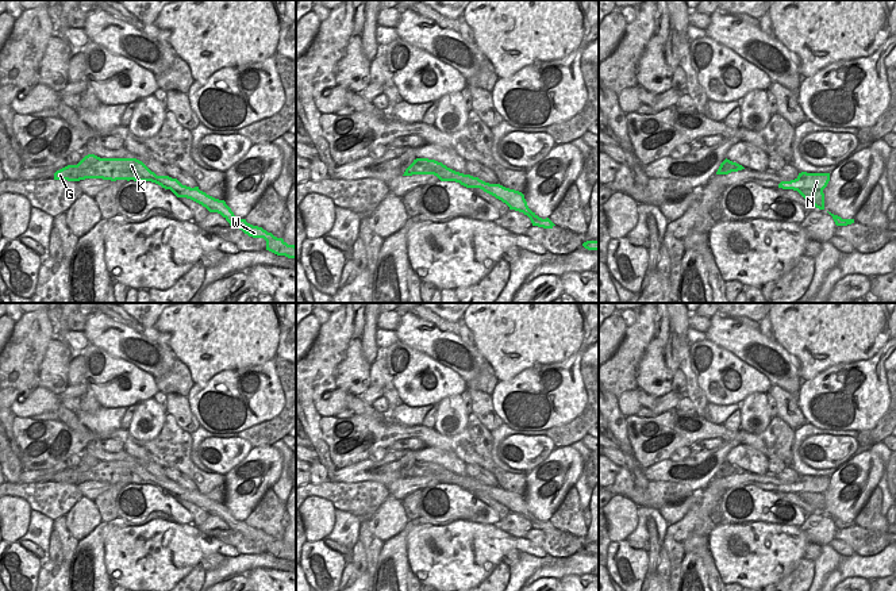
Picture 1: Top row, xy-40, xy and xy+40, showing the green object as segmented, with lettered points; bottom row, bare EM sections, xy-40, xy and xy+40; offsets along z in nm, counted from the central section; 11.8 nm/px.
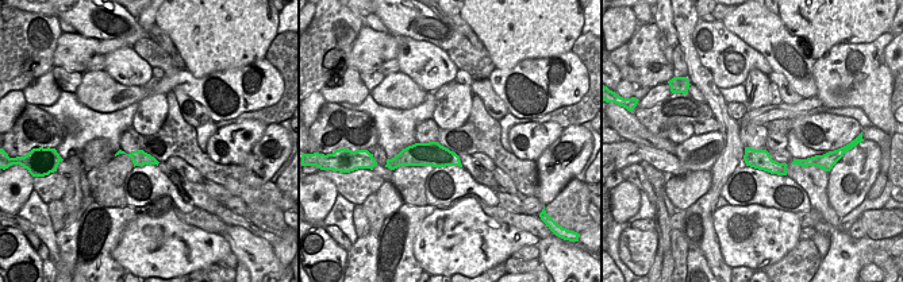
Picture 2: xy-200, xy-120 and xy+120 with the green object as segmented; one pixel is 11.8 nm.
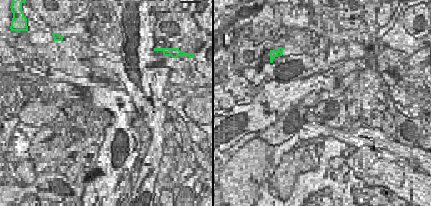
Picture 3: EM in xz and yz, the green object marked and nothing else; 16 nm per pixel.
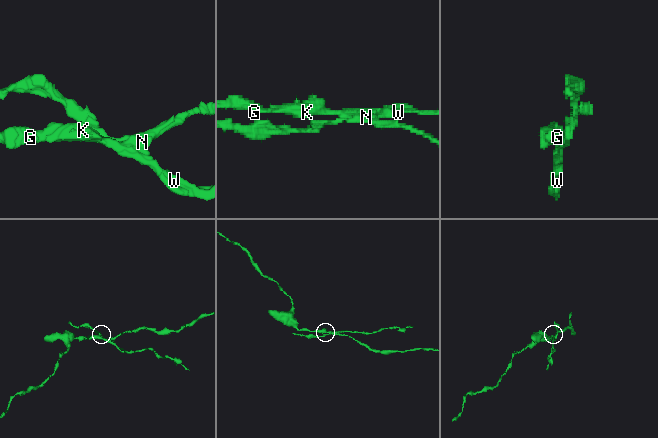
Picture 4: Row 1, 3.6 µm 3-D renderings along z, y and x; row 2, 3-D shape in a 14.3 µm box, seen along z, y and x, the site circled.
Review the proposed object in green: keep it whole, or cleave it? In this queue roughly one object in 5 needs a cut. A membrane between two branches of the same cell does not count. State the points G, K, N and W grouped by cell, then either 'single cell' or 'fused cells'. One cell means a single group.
groups G K W / N; fused cells

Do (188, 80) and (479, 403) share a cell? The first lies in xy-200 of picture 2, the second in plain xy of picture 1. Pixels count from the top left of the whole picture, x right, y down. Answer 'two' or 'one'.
two

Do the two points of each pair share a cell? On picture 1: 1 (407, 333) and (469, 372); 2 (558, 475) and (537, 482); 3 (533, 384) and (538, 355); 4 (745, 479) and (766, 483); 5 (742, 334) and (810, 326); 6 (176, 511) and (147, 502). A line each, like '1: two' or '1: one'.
1: one
2: one
3: two
4: one
5: two
6: one

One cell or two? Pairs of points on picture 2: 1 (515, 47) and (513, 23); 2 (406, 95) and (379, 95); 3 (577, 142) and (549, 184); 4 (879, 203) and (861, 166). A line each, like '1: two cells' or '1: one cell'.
1: one cell
2: one cell
3: one cell
4: two cells

